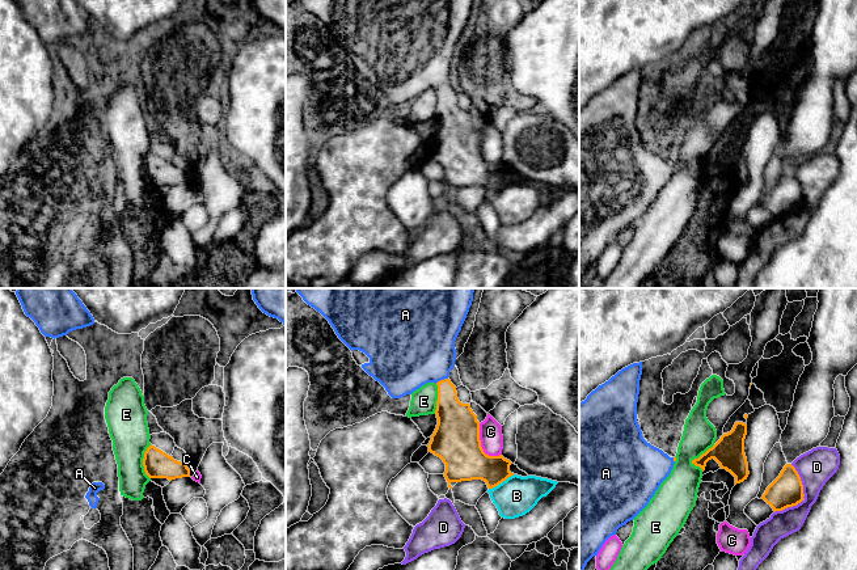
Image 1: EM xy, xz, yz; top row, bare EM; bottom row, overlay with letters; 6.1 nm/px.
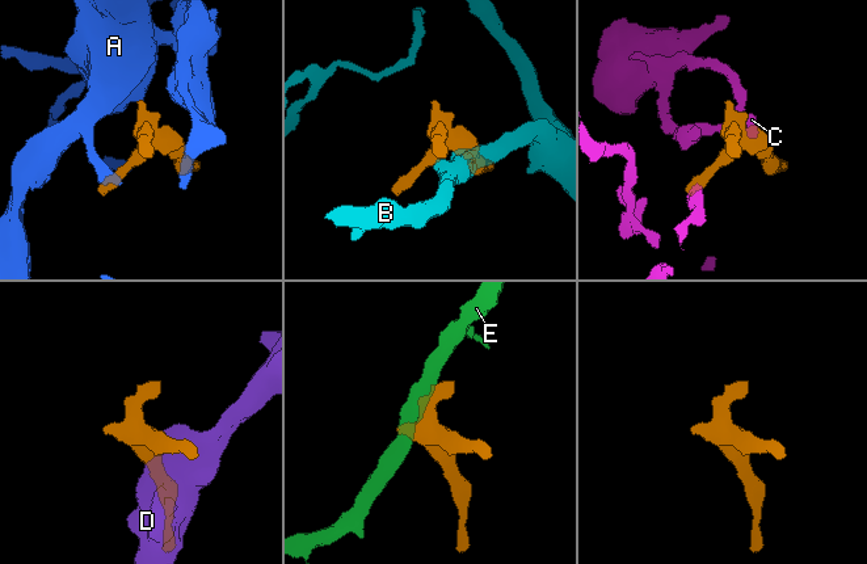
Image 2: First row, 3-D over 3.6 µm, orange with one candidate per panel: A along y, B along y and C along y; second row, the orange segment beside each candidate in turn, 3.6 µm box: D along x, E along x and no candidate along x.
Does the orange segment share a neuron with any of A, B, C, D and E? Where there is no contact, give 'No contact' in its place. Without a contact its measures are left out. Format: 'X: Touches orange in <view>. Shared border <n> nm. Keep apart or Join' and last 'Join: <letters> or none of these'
A: Touches orange in xz. Shared border 90 nm. Join
B: Touches orange in xz. Shared border 180 nm. Keep apart
C: Touches orange in xz. Shared border 240 nm. Keep apart
D: Touches orange in yz. Shared border 220 nm. Keep apart
E: Touches orange in yz. Shared border 190 nm. Keep apart
Join: A

